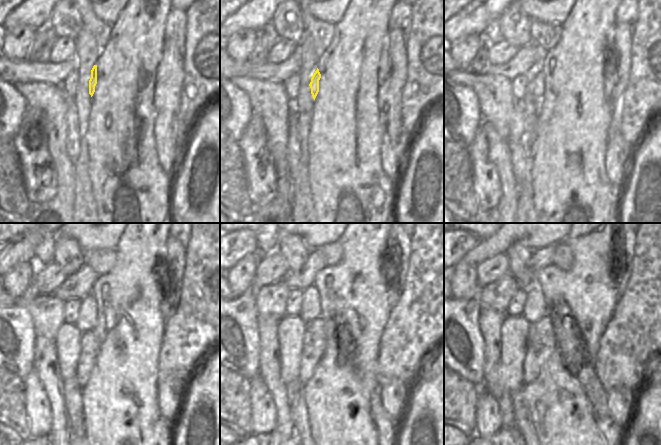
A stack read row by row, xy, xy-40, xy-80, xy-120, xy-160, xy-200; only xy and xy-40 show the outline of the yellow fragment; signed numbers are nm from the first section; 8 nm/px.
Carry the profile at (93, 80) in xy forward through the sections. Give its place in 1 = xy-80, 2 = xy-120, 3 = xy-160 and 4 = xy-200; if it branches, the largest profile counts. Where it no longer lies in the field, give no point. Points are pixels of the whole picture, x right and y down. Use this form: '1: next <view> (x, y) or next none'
1: next xy-80 (536, 86)
2: next xy-120 (87, 319)
3: next xy-160 (311, 306)
4: next xy-200 (535, 308)

